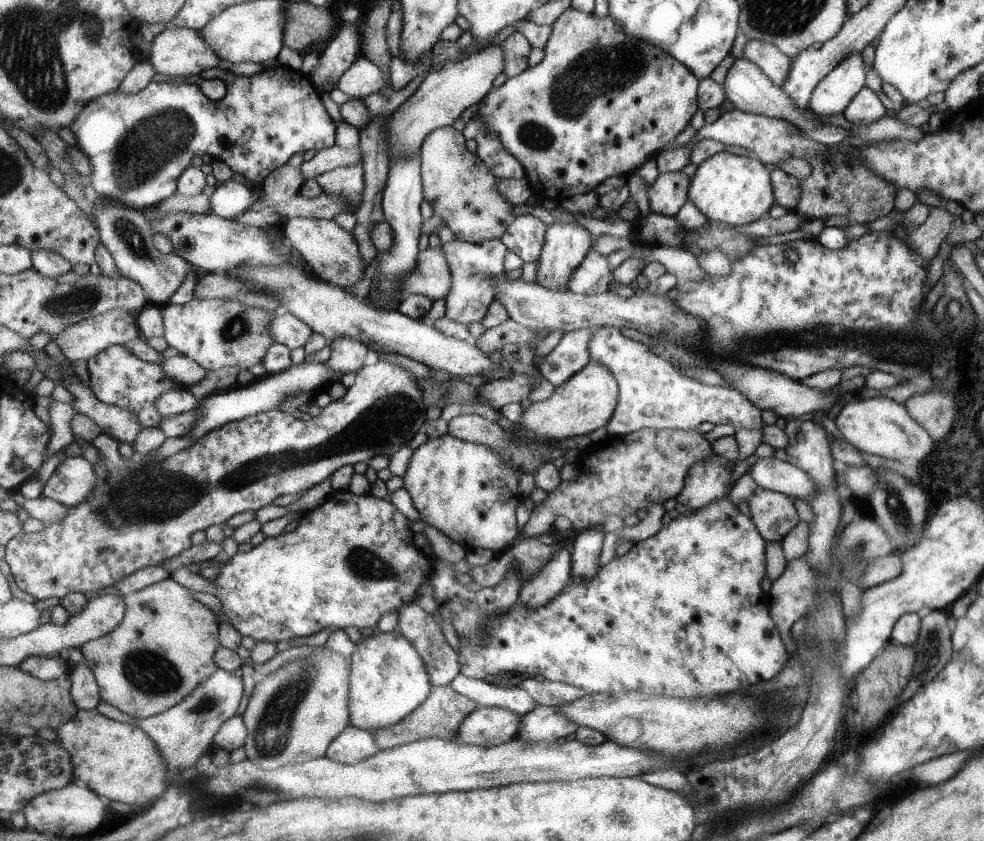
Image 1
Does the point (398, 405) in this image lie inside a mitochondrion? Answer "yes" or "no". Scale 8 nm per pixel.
yes

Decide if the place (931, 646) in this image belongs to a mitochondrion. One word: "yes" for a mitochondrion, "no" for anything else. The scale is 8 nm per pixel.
yes

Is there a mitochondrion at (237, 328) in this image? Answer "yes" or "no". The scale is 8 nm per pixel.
yes

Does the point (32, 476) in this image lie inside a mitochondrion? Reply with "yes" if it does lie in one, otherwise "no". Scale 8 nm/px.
no

